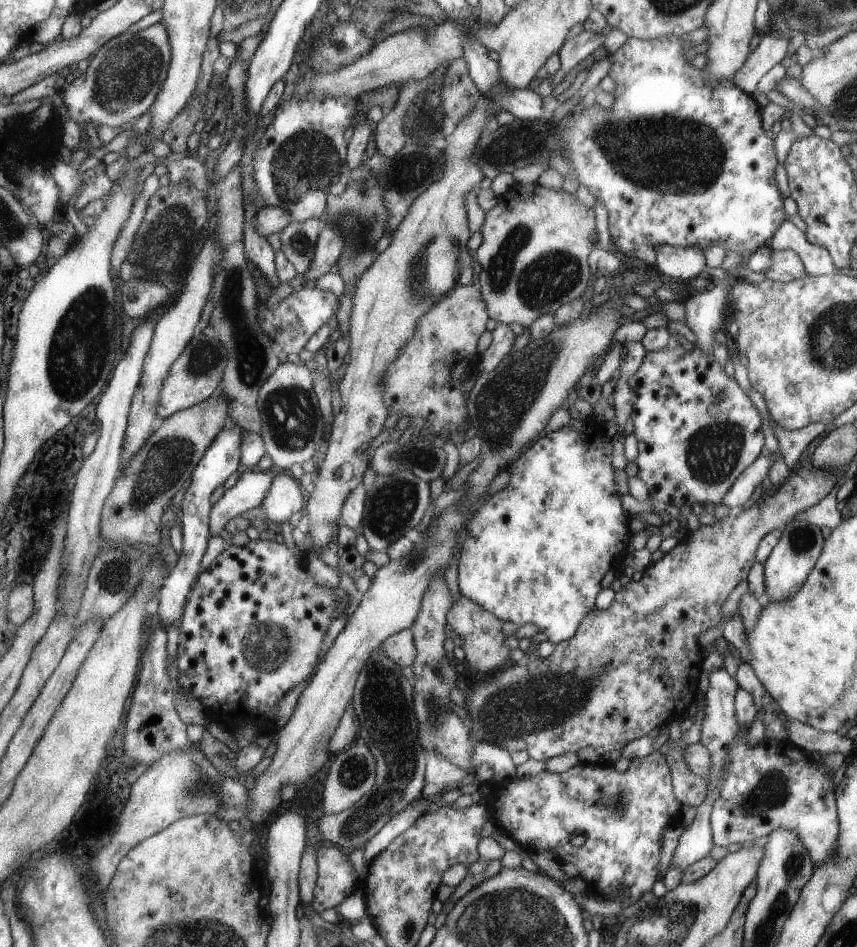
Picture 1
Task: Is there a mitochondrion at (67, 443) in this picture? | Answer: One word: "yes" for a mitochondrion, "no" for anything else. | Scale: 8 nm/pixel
no

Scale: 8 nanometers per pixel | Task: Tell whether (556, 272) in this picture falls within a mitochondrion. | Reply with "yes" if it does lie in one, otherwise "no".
yes

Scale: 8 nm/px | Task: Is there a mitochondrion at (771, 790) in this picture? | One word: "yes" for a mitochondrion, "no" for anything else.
yes

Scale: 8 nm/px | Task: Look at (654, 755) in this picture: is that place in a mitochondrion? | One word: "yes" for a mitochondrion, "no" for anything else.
no

